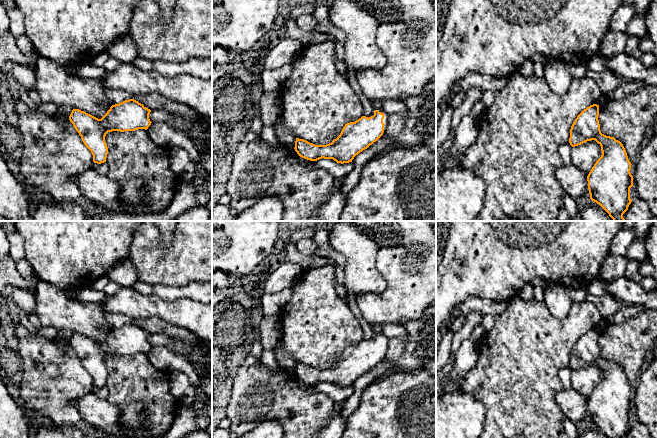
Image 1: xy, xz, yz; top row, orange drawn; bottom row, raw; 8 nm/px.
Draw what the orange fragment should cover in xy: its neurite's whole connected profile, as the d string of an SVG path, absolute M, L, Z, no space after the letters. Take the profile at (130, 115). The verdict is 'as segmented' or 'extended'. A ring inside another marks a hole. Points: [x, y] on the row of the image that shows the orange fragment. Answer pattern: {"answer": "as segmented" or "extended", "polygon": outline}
{"answer": "as segmented", "polygon": "M134 99L112 105L107 113L98 119L79 109L73 109L69 120L81 136L85 146L93 155L93 162L106 162L108 147L105 136L112 131L147 130L151 125L151 110Z"}

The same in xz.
{"answer": "extended", "polygon": "M383 109L375 110L371 117L362 116L345 124L340 135L326 145L315 145L296 138L295 151L307 160L333 159L337 163L352 162L354 157L385 135L390 115Z"}

